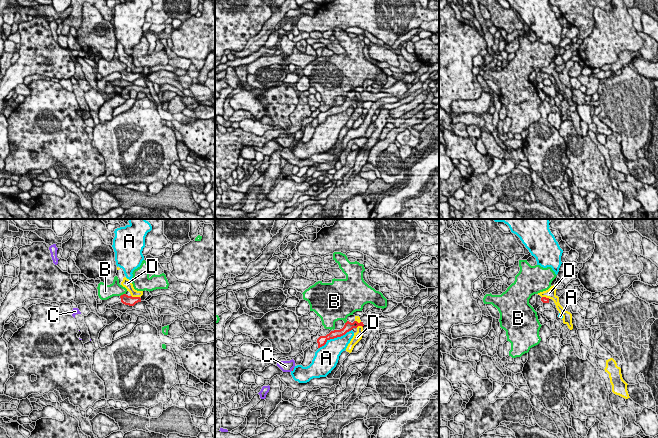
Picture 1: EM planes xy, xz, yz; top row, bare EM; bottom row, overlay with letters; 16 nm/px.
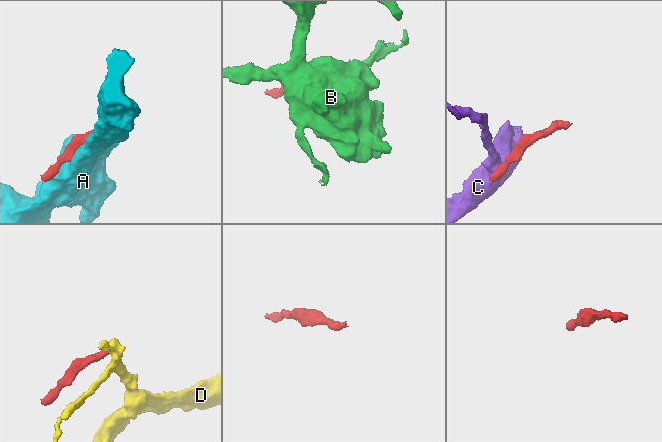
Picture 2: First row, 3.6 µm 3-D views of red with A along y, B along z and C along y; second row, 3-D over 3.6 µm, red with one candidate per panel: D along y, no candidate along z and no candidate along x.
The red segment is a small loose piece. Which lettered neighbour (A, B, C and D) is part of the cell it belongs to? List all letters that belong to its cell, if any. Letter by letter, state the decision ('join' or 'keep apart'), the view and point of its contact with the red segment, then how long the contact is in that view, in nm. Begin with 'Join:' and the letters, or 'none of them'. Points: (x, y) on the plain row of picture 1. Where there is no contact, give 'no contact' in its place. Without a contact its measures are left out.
Join: none of them
A: keep apart; contact xz (335, 113); length 600 nm
B: keep apart; contact xy (123, 70); length 110 nm
C: keep apart; contact xz (292, 145); length 70 nm
D: keep apart; contact xy (135, 73); length 150 nm

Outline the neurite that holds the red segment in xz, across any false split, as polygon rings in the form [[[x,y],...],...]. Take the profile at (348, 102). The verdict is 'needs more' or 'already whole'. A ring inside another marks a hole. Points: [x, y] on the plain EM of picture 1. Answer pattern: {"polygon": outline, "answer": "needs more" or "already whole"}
{"polygon": [[[365,89],[360,93],[360,96],[361,96],[360,99],[358,99],[357,97],[354,97],[353,99],[347,97],[342,105],[331,107],[326,112],[320,112],[317,115],[318,124],[324,122],[328,116],[341,113],[345,111],[347,108],[351,107],[353,104],[357,104],[358,102],[362,102],[362,103],[364,101],[375,102],[378,99],[381,99],[384,97],[391,97],[393,95],[385,93],[383,91],[378,93],[371,93],[371,92],[368,92],[367,89]]], "answer": "needs more"}

